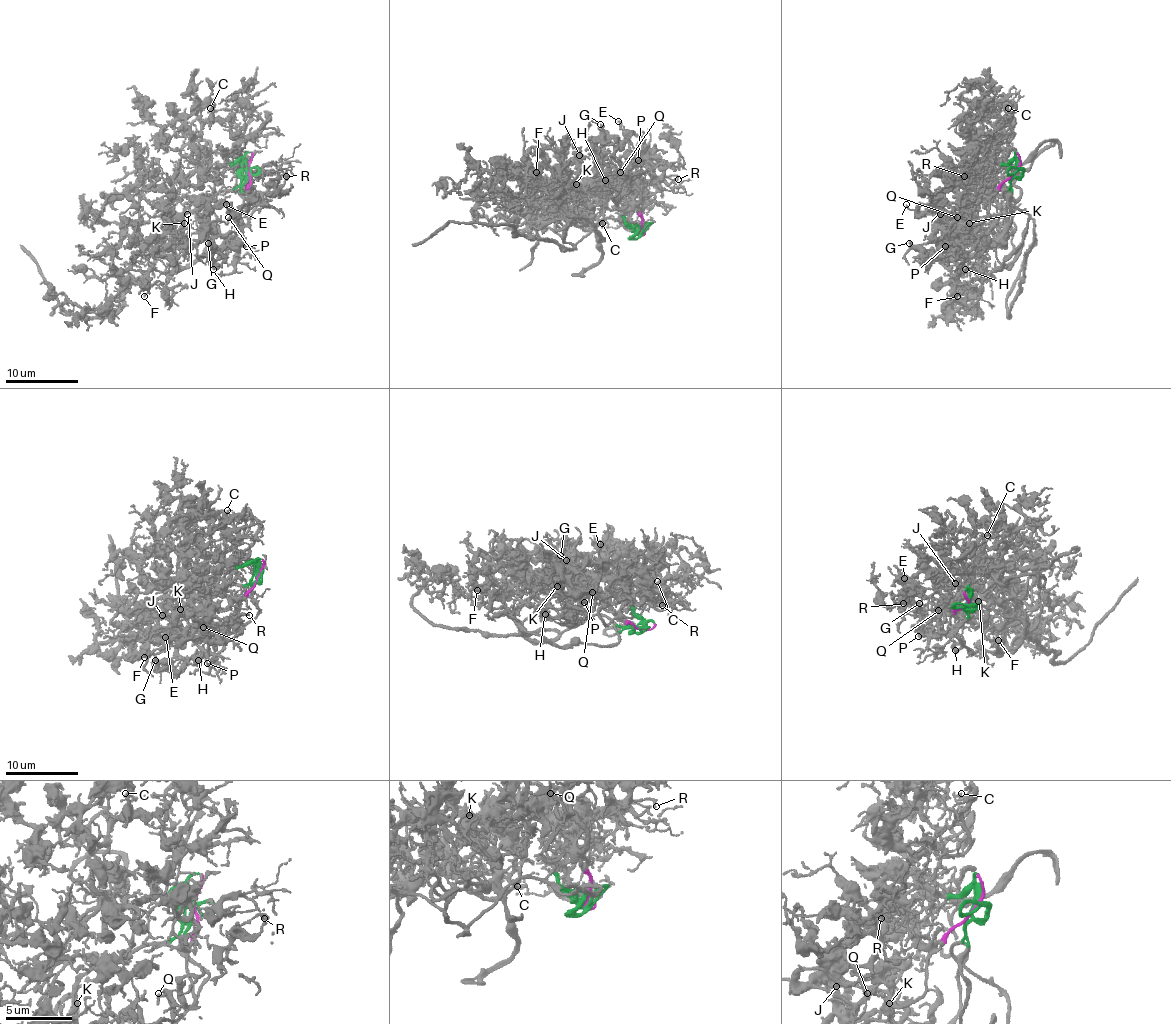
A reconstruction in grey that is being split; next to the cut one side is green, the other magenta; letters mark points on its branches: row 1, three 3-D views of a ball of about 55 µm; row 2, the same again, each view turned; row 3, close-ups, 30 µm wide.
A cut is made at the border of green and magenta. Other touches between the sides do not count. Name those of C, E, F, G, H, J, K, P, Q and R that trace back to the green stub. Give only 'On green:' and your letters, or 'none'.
On green: C, F, J, K

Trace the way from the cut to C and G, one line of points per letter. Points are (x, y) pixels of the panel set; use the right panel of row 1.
C: (1017, 167), (1014, 160), (999, 164), (986, 157), (992, 138), (1012, 113), (1008, 107)
G: (1017, 167), (990, 198), (988, 217), (957, 233), (959, 246), (950, 244), (926, 259), (908, 242)

